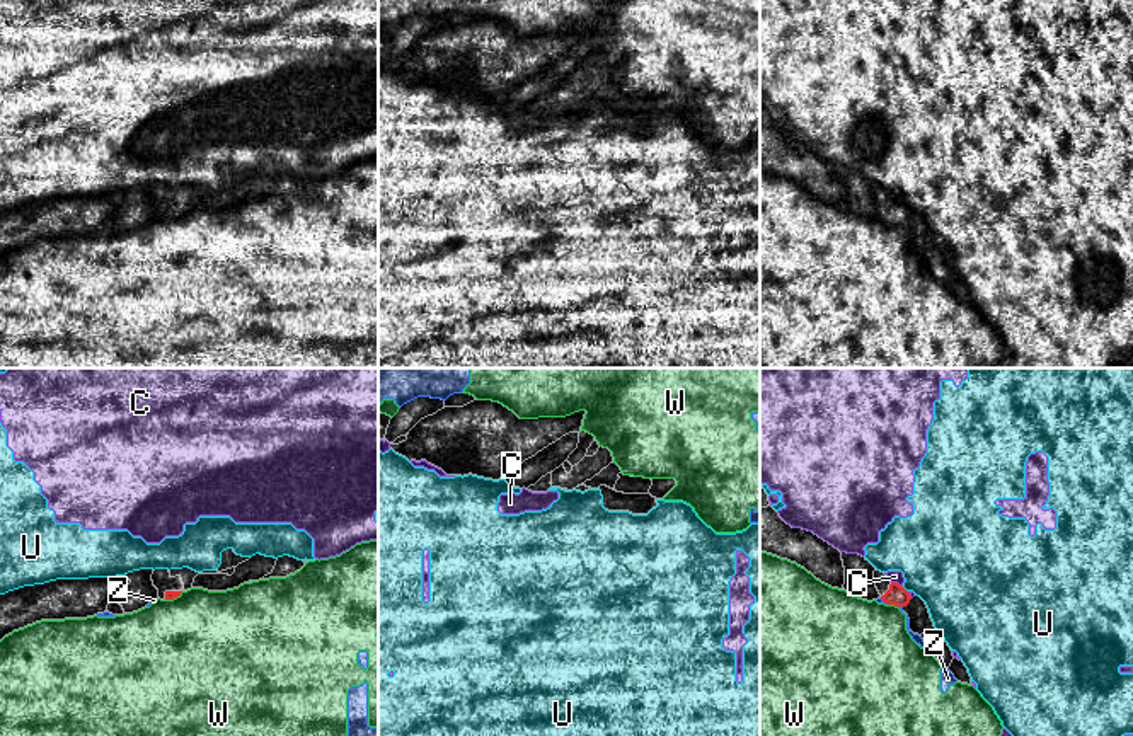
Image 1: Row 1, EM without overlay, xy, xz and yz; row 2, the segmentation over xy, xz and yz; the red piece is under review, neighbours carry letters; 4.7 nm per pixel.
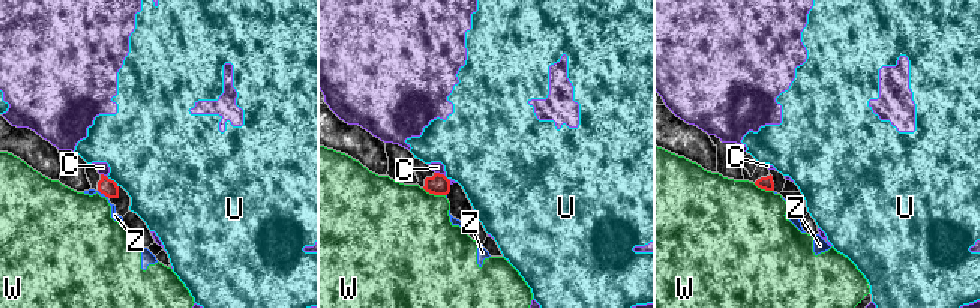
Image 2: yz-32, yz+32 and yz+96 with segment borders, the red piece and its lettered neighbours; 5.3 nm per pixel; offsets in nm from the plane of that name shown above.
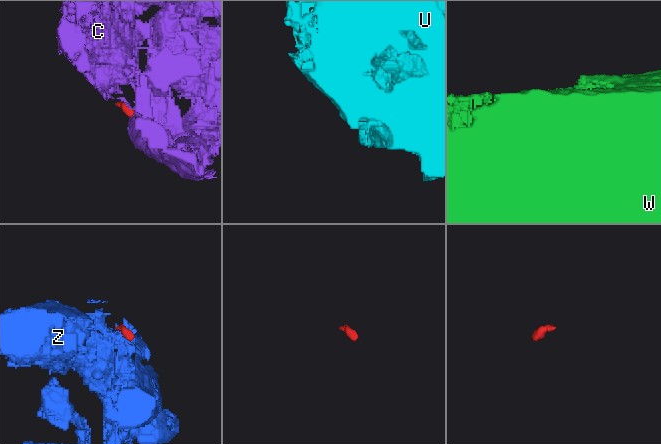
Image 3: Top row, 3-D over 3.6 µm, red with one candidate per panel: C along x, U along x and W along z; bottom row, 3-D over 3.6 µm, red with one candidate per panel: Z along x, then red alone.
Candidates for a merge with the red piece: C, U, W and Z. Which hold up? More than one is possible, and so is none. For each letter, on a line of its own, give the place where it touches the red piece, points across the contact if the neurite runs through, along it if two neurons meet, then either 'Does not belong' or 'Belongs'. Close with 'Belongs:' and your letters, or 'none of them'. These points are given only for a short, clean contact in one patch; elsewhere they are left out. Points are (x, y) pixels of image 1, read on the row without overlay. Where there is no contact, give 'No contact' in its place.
C: Touches red at yz (897, 201). Boundary: yz (891, 200), (902, 205). Does not belong
U: Touches red at yz (905, 208). Boundary: yz (902, 205), (907, 210). Does not belong
W: Touches red at yz (893, 222). Boundary: yz (888, 222), (897, 225). Does not belong
Z: Touches red at yz (900, 224). Boundary: yz (898, 224), (902, 225). Does not belong
Belongs: none of them

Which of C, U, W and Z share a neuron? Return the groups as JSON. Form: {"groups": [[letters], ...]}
{"groups": [["C", "U"], ["W", "Z"]]}

